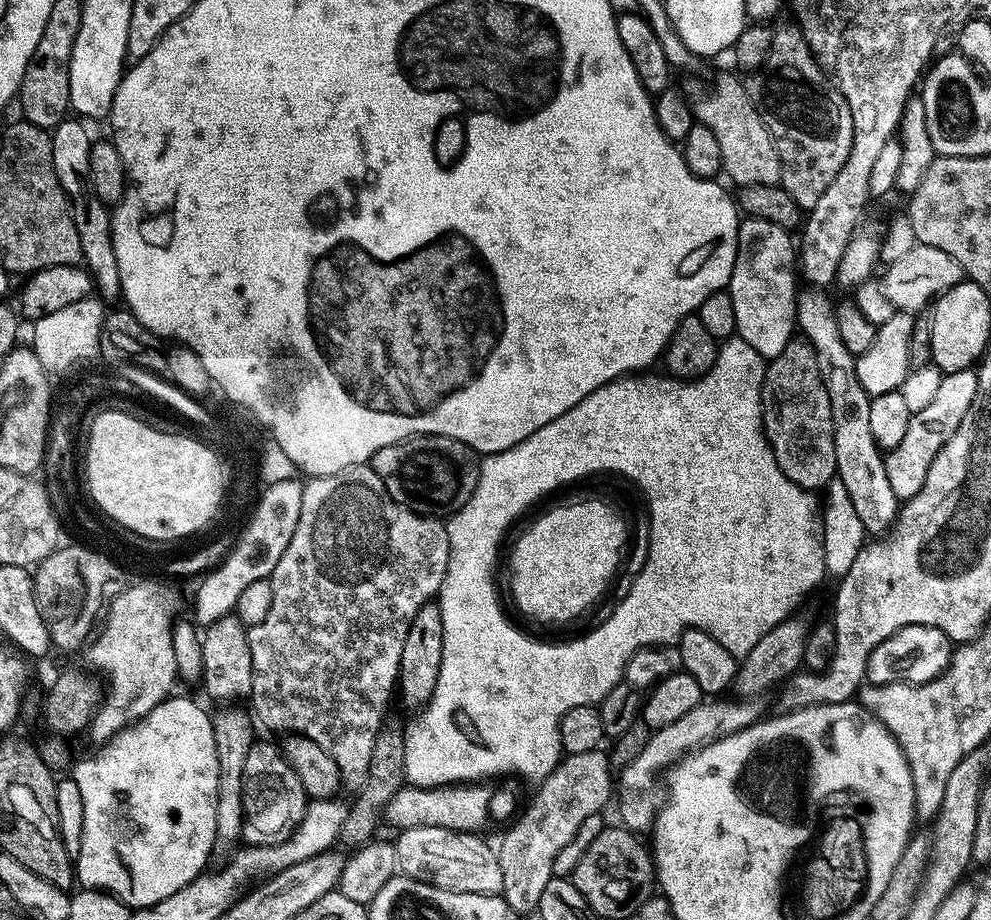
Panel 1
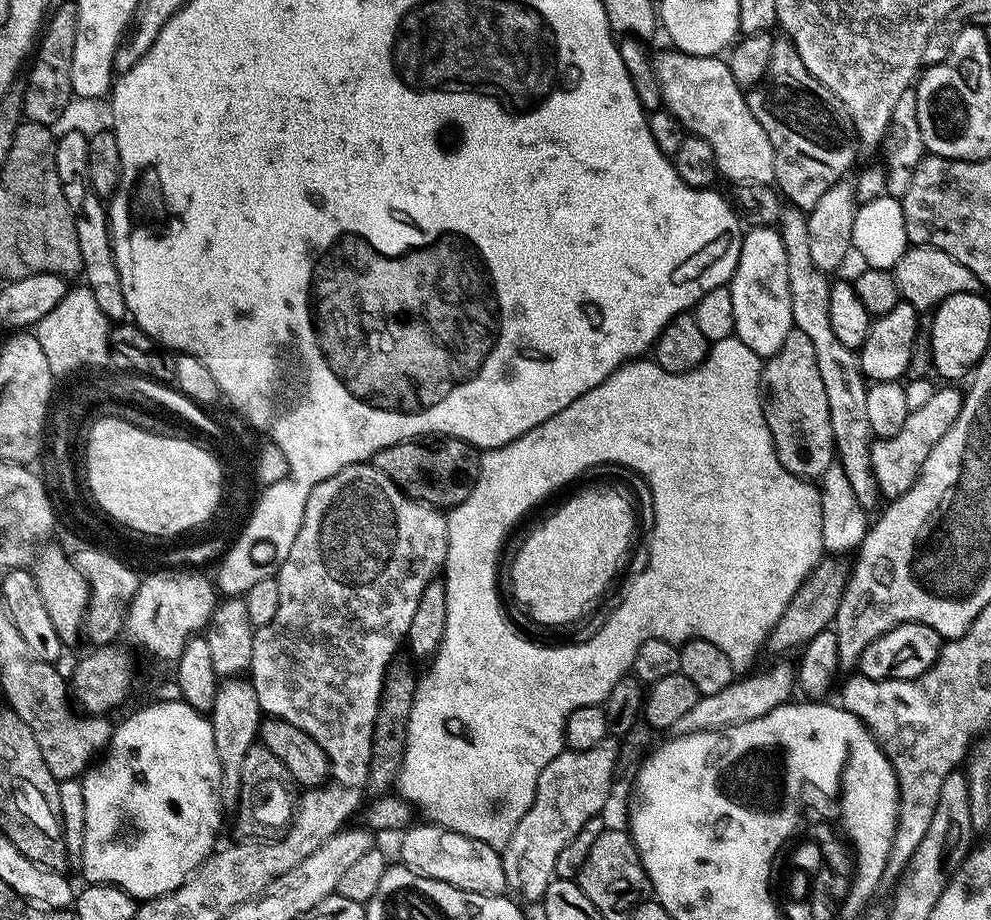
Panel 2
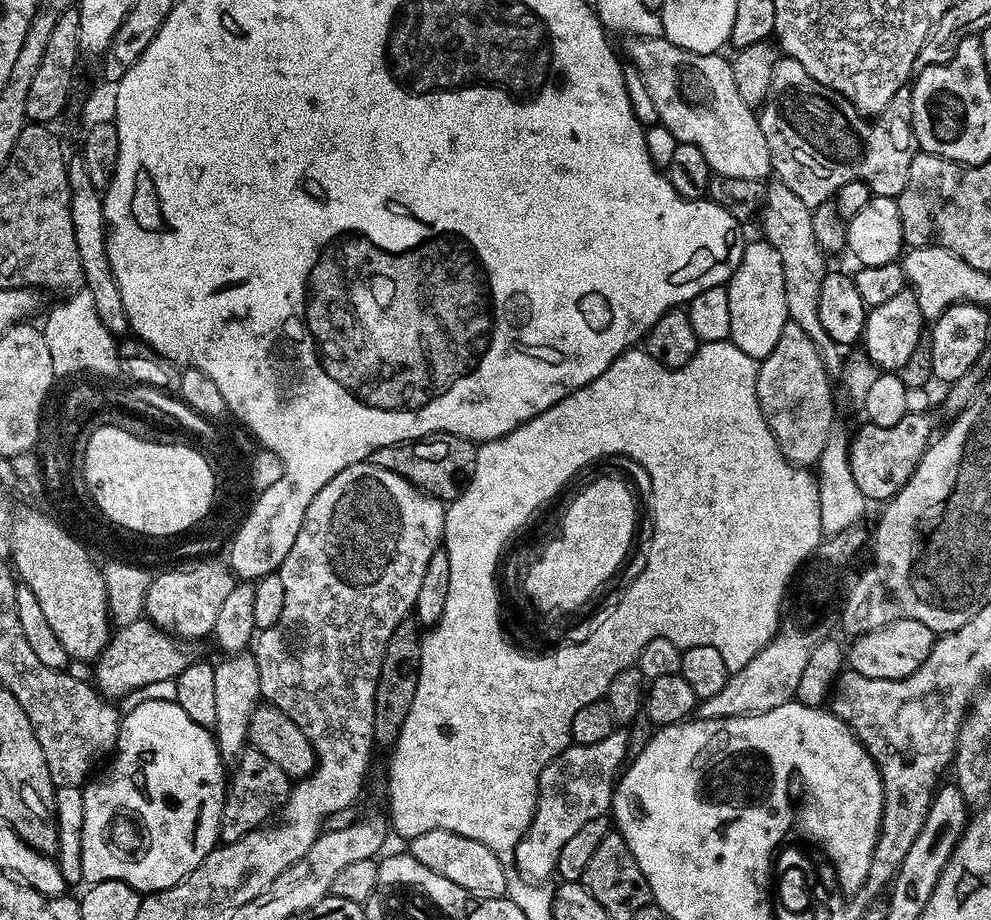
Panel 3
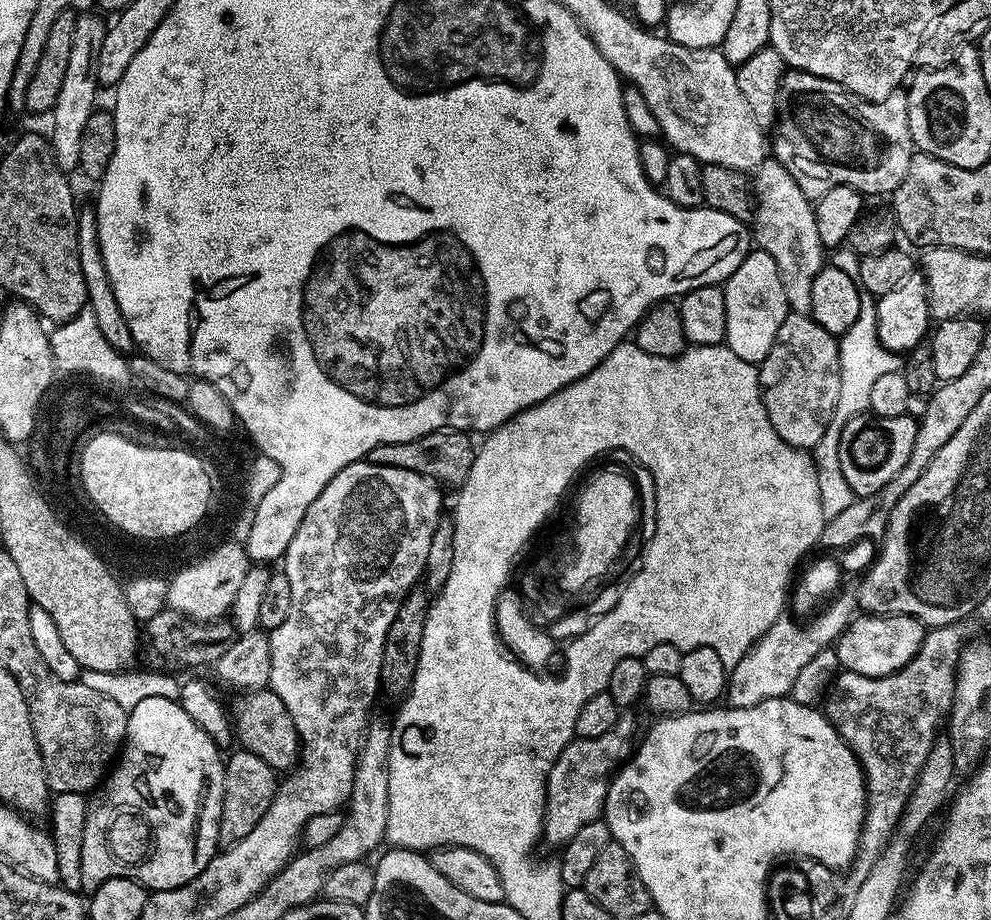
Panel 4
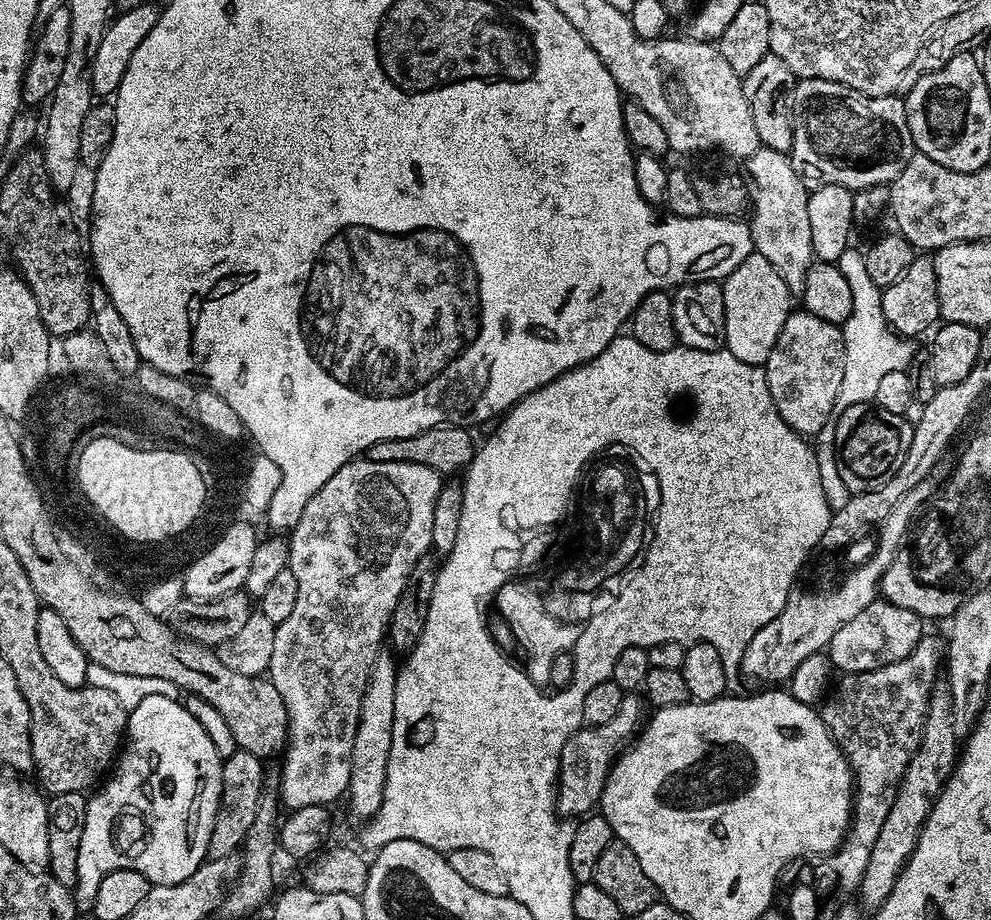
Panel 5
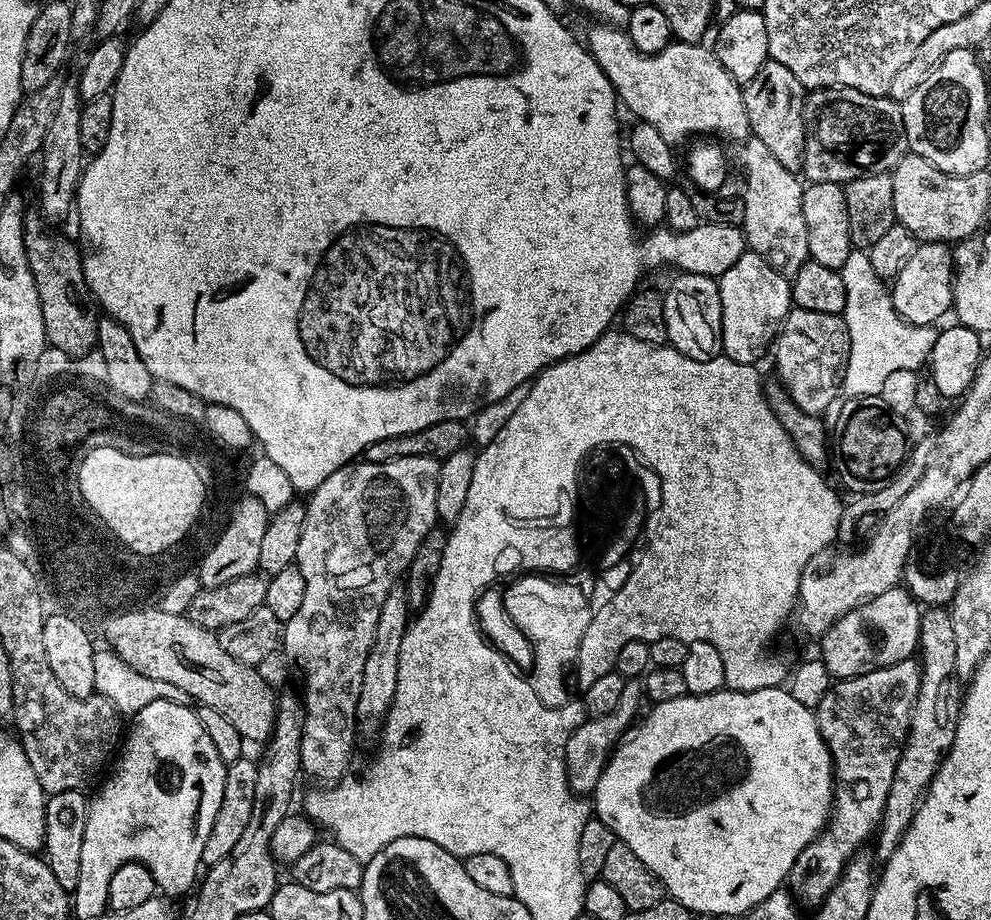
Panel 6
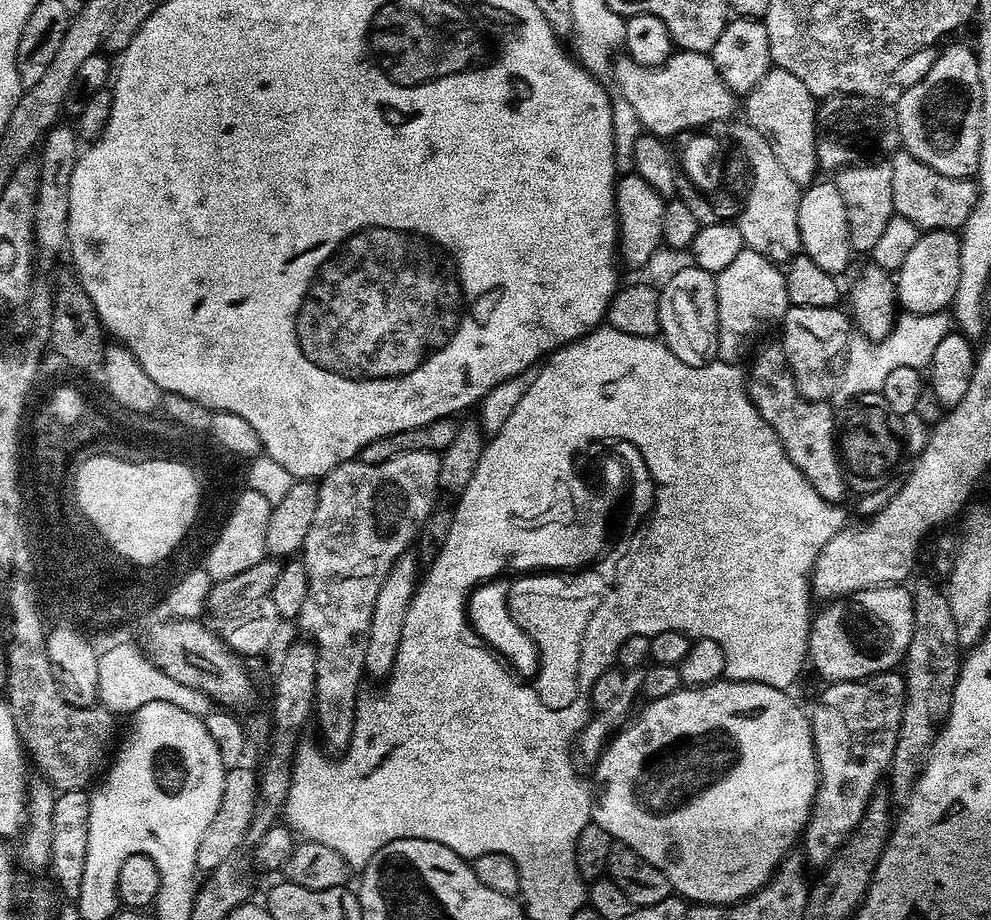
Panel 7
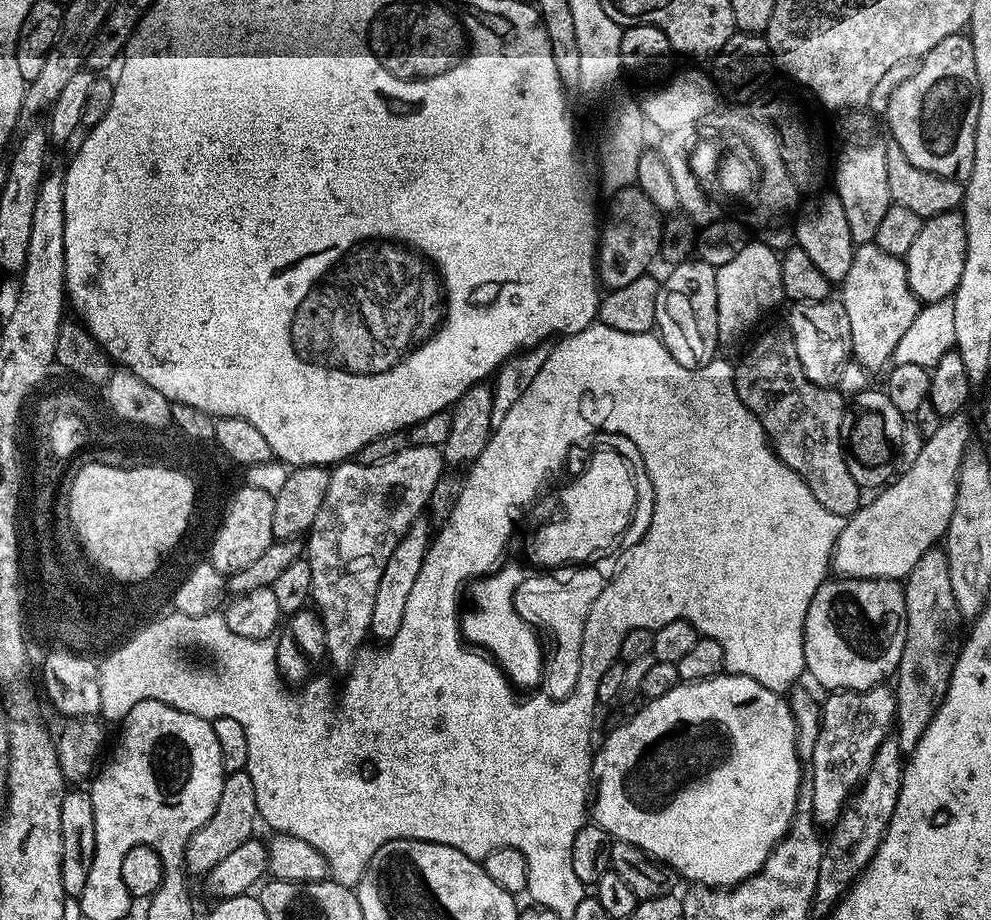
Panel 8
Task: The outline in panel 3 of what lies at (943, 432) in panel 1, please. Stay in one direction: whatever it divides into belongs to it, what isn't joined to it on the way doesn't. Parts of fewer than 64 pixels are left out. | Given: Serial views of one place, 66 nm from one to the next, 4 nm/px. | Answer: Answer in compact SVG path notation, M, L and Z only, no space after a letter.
M907 412L902 422L894 422L894 426L864 422L856 433L851 433L848 441L850 474L854 474L854 482L858 482L858 490L862 490L865 501L887 502L898 490L902 490L910 474L914 474L922 454L934 439L930 417L928 412Z

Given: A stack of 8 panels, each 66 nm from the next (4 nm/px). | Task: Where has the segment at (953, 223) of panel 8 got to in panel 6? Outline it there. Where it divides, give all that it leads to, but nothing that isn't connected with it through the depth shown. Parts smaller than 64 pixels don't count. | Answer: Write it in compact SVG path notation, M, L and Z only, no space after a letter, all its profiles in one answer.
M917 243L910 262L902 266L896 279L891 281L892 308L908 324L914 326L935 325L952 307L952 282L954 279L954 252L947 243Z

